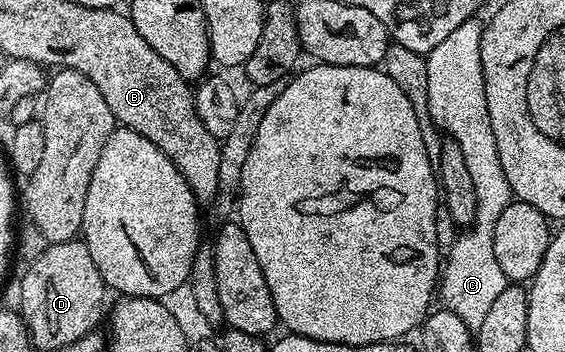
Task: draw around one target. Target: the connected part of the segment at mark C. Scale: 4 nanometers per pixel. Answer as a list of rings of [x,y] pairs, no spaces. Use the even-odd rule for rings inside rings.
[[[480,16],[467,19],[459,27],[455,27],[455,31],[451,31],[451,35],[447,35],[447,39],[443,39],[443,43],[439,43],[439,47],[435,47],[425,57],[426,73],[427,73],[427,107],[429,114],[433,120],[433,124],[437,126],[442,134],[448,135],[455,143],[459,143],[459,151],[463,151],[463,163],[467,163],[467,171],[471,175],[471,183],[475,183],[475,199],[477,206],[475,207],[475,219],[473,224],[468,226],[453,241],[453,246],[450,247],[449,253],[447,249],[447,256],[443,261],[443,268],[439,274],[439,301],[444,308],[459,315],[463,323],[469,330],[476,331],[483,323],[483,318],[487,315],[487,310],[495,304],[496,297],[502,293],[506,287],[506,279],[503,275],[503,270],[499,267],[499,262],[495,259],[495,243],[493,236],[495,235],[495,222],[499,220],[499,215],[503,215],[503,211],[509,205],[509,202],[514,200],[511,187],[507,183],[507,175],[503,175],[503,163],[499,163],[499,147],[495,147],[495,135],[491,131],[491,115],[487,115],[487,91],[485,90],[485,80],[483,79],[483,59],[481,58],[481,44],[483,43],[483,31],[485,30],[482,18]]]

